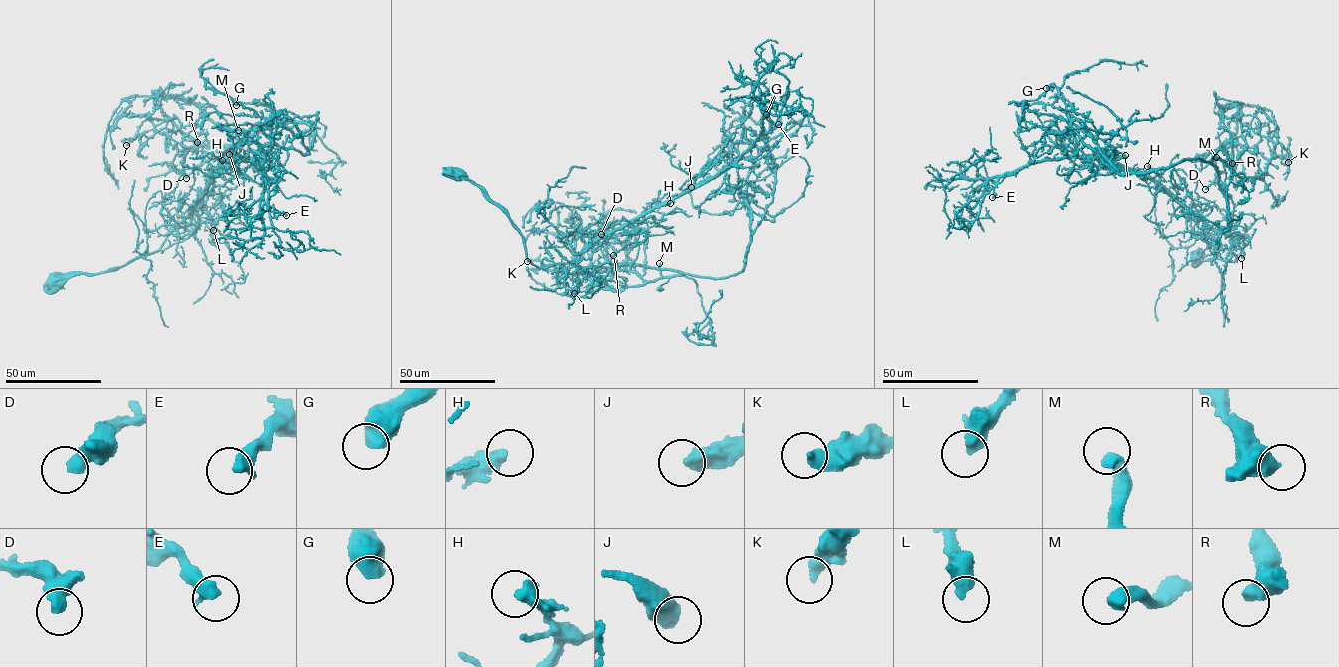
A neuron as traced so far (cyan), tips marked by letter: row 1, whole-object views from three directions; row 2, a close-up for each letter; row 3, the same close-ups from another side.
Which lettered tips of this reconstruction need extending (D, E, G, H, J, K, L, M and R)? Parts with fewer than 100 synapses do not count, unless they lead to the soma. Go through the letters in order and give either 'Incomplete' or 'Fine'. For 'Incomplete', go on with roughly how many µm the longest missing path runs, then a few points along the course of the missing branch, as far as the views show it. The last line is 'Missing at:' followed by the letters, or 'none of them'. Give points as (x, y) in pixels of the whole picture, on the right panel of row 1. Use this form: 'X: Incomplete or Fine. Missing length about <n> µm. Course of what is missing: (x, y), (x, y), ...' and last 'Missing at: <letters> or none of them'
D: Fine
E: Fine
G: Fine
H: Fine
J: Fine
K: Fine
L: Fine
M: Incomplete. Missing length about 70 µm. Course of what is missing: (1216, 157), (1208, 156), (1209, 147), (1199, 137), (1182, 142), (1175, 157), (1176, 165), (1194, 176)
R: Fine
Missing at: M

